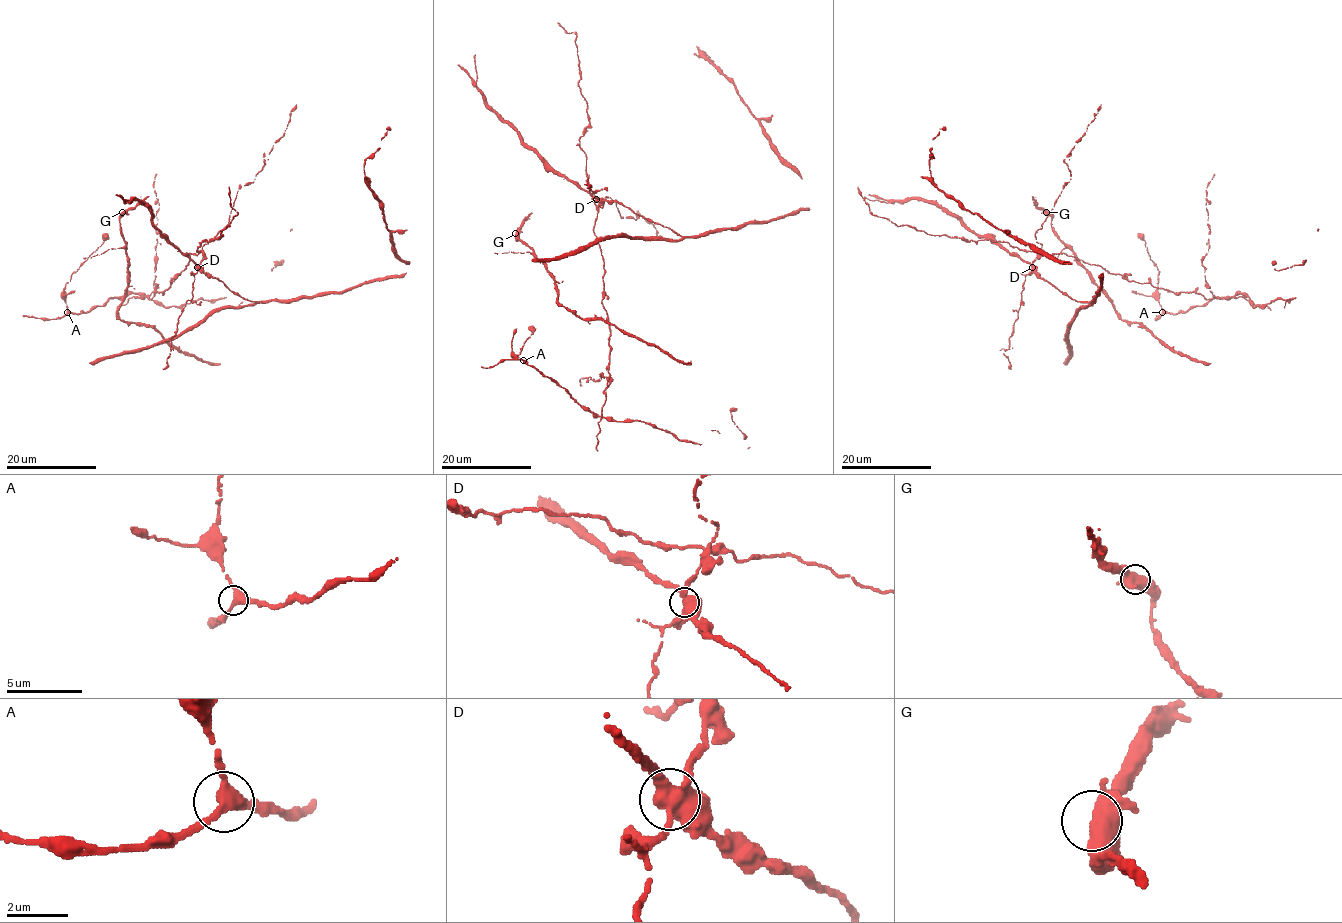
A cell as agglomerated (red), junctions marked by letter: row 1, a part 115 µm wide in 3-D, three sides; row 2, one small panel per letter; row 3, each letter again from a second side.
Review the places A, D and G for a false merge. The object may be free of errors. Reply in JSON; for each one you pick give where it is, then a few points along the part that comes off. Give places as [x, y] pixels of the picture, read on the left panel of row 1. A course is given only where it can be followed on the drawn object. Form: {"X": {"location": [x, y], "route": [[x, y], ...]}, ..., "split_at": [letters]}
{"D": {"location": [197, 267], "route": [[198, 267], [202, 252], [189, 253], [188, 265], [169, 288], [147, 299], [155, 279], [156, 173]]}, "split_at": ["D"]}

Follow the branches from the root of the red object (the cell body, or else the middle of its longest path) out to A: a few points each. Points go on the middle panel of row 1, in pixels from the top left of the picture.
A: (607, 201), (597, 198), (593, 228), (603, 260), (602, 303), (610, 329), (602, 416), (581, 407), (523, 360)

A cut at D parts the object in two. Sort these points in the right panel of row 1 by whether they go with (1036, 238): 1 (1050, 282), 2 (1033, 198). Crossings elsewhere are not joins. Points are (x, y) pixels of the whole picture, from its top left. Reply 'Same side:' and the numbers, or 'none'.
Same side: none

